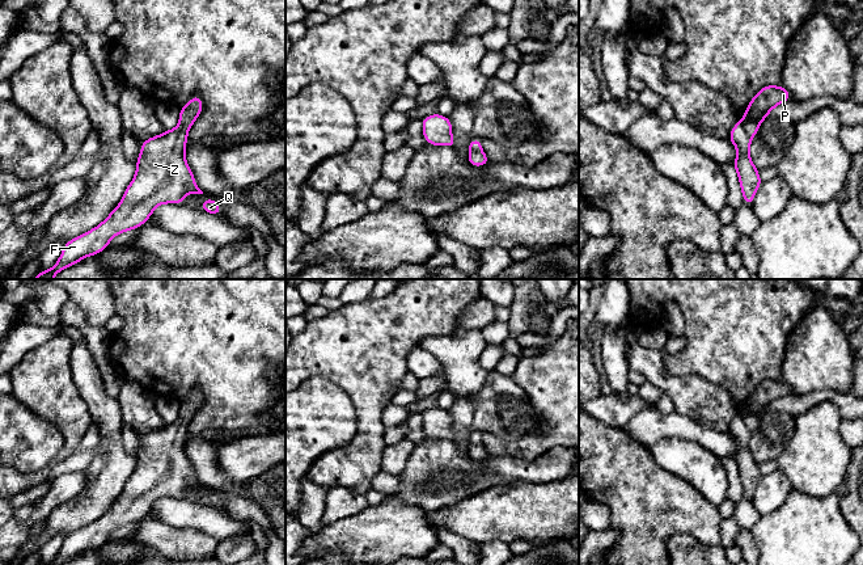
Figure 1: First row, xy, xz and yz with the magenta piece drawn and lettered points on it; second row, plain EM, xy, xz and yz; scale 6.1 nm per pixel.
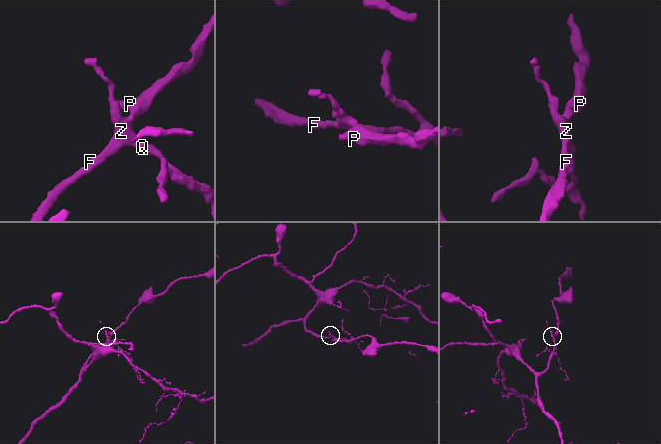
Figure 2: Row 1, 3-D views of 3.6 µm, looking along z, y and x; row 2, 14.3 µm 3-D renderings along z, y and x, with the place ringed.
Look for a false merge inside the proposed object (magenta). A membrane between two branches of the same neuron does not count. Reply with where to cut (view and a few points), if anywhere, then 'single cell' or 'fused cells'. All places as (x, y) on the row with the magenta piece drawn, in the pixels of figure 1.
no cut; single cell

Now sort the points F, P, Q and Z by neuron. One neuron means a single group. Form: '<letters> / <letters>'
F P Q Z

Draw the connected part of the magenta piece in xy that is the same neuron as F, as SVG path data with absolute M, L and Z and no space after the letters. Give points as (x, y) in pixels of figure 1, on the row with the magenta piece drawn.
M195 94L179 110L177 128L165 130L141 143L135 177L120 203L100 225L67 241L55 266L38 273L33 279L52 279L86 256L101 253L114 236L139 228L149 220L158 205L181 205L189 193L203 194L185 160L187 132L203 110L203 101Z

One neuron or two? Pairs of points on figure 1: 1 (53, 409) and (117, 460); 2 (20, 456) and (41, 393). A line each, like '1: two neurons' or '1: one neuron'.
1: two neurons
2: two neurons

